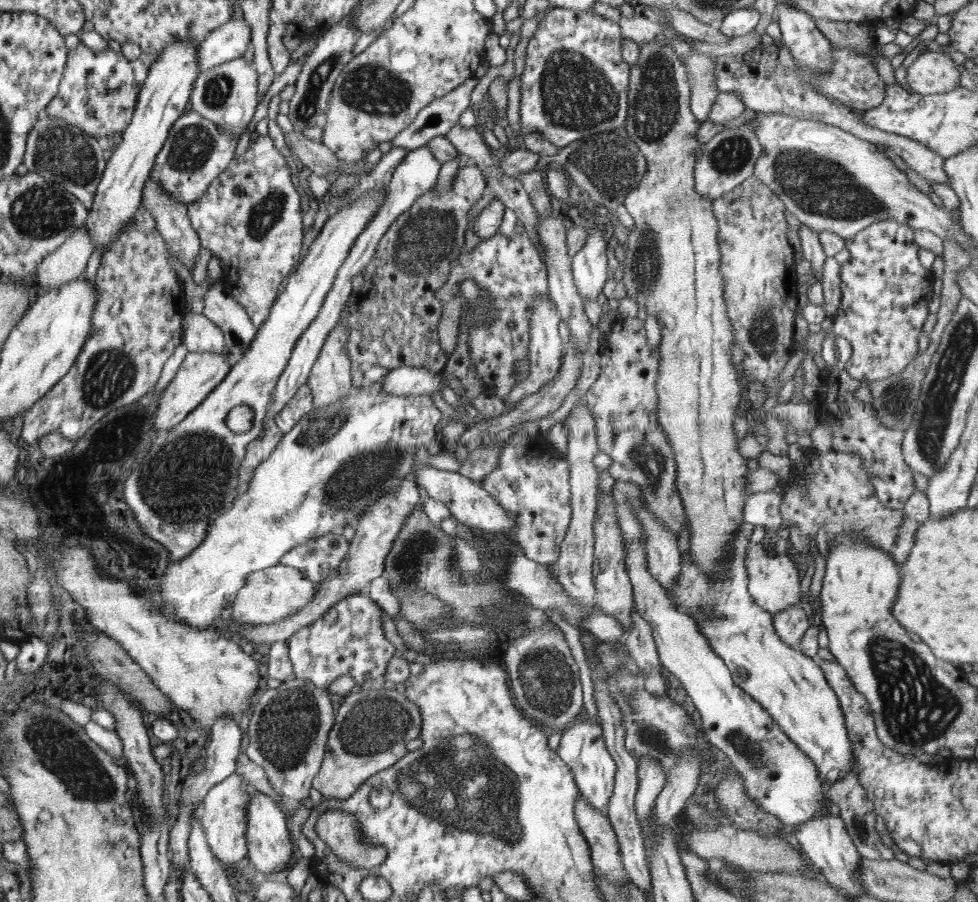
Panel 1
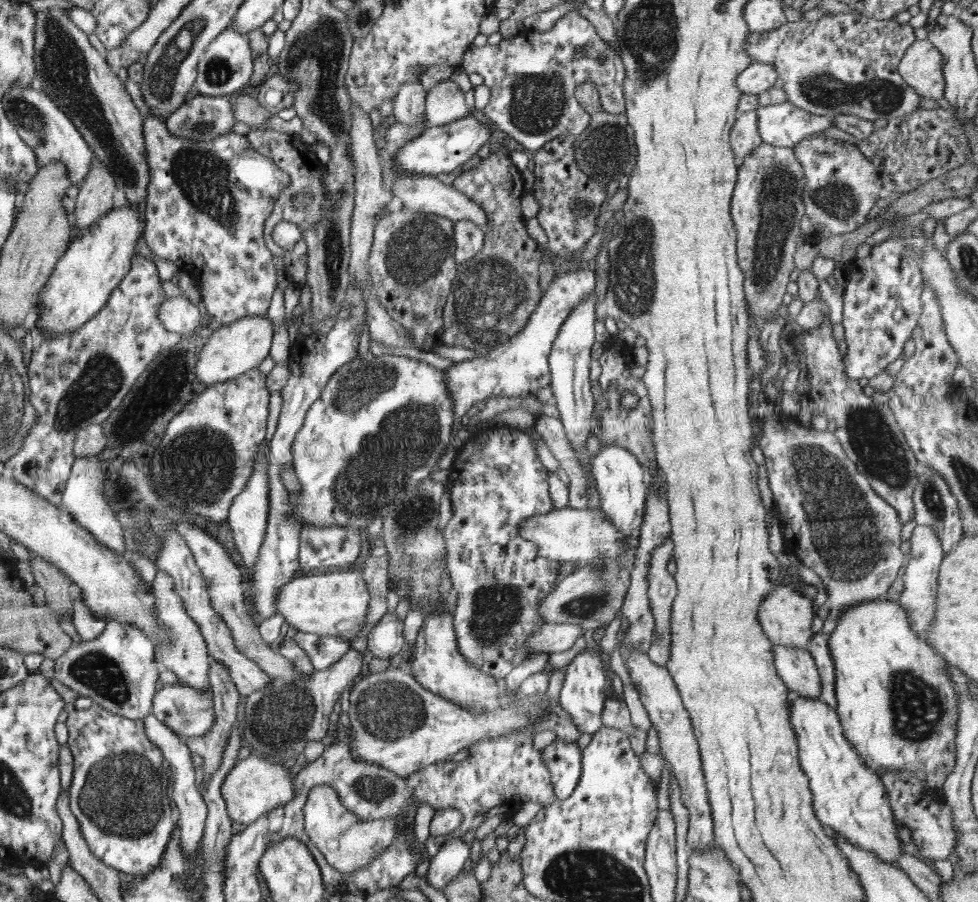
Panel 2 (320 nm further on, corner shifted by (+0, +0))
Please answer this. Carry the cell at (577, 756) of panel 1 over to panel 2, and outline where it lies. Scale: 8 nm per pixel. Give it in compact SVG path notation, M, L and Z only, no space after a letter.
M590 640L588 646L581 650L572 662L567 665L564 682L559 695L561 707L570 714L572 724L578 732L594 736L594 732L602 728L600 713L607 699L604 689L606 687L606 671L601 661L601 647L598 641Z

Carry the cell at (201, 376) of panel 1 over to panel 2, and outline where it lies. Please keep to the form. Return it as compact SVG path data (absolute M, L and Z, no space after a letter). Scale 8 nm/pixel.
M266 315L248 316L245 319L214 327L198 352L196 363L196 378L205 387L228 382L252 371L269 355L273 344L274 325Z

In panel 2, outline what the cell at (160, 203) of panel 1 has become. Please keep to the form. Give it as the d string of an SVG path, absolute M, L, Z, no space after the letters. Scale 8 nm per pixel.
M54 8L51 11L34 11L36 24L34 27L34 64L36 72L33 87L47 93L56 106L63 110L74 126L81 132L82 138L94 150L96 158L109 166L109 171L118 184L118 190L126 194L127 200L133 205L142 204L148 200L148 186L150 184L150 164L148 161L148 147L144 135L144 117L138 114L136 106L130 100L130 94L124 90L118 76L110 70L96 48L90 46L88 36L69 17L69 10Z

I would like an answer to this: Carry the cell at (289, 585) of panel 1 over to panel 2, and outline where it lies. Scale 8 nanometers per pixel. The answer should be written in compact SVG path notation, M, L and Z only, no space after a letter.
M338 570L334 573L311 575L299 573L288 584L281 586L276 610L296 630L314 635L341 637L351 645L353 638L366 622L371 594L364 577L357 571Z

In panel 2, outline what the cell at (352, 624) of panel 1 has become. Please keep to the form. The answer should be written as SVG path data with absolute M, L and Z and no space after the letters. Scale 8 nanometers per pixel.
M298 631L294 640L303 648L311 660L314 671L328 668L351 648L350 643L336 636L314 635Z

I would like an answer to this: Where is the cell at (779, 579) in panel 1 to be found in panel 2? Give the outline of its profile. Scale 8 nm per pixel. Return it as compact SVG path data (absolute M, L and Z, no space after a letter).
M778 583L773 586L766 600L758 609L758 618L768 640L772 644L791 646L792 648L807 649L814 633L811 629L813 618L816 615L816 607L812 600L803 597L792 585Z

